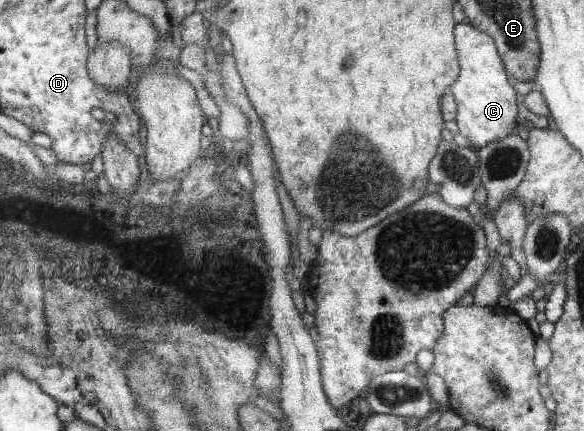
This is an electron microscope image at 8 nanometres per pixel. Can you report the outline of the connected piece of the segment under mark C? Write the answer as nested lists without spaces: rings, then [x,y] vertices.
[[[455,23],[454,33],[455,48],[458,51],[458,64],[461,66],[458,79],[449,88],[456,104],[454,121],[458,133],[466,138],[466,142],[471,147],[476,147],[478,150],[486,144],[505,138],[507,134],[512,134],[511,130],[513,130],[513,126],[516,126],[517,108],[515,108],[515,104],[517,104],[517,96],[515,96],[515,90],[507,82],[506,70],[503,70],[503,64],[499,60],[500,53],[495,52],[495,46],[493,46],[494,39],[488,33],[476,29],[471,24]]]

